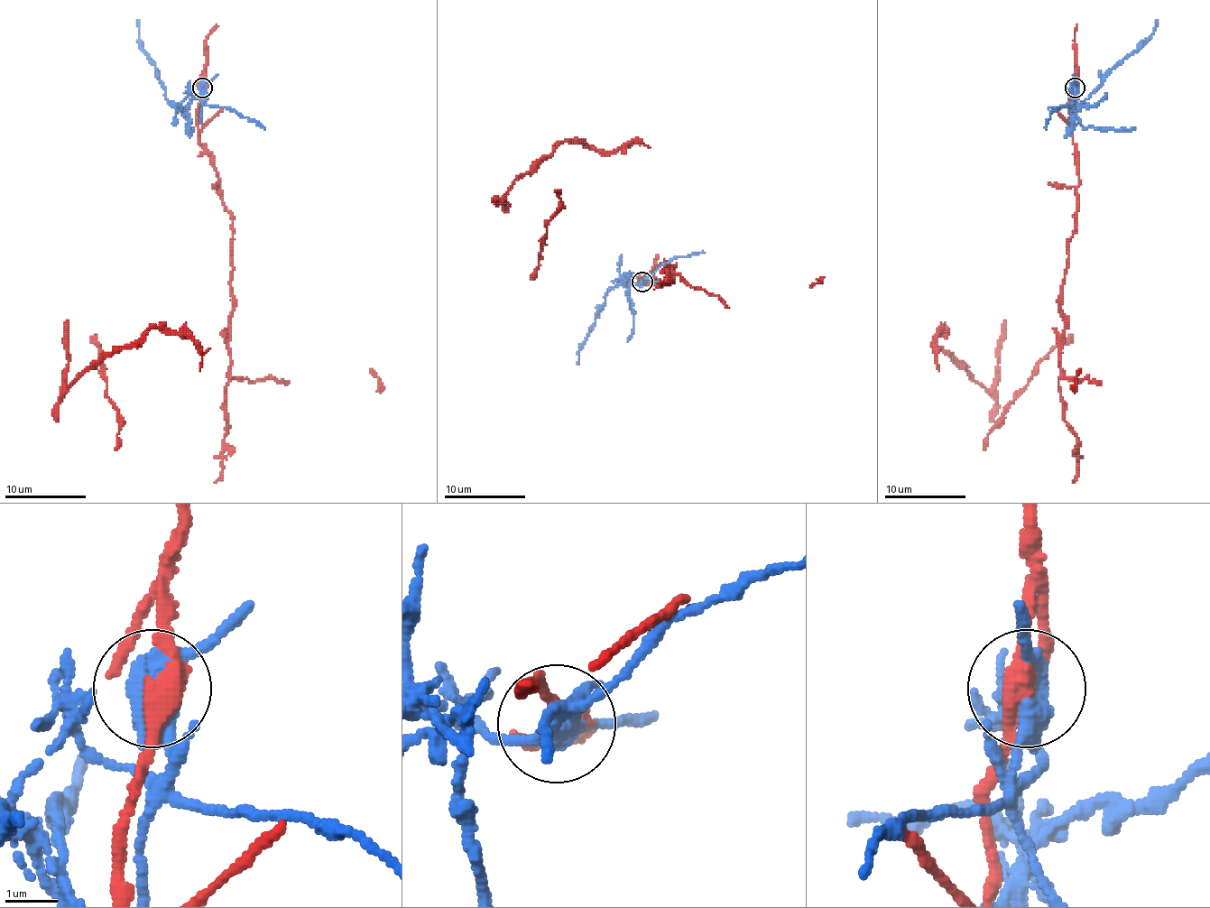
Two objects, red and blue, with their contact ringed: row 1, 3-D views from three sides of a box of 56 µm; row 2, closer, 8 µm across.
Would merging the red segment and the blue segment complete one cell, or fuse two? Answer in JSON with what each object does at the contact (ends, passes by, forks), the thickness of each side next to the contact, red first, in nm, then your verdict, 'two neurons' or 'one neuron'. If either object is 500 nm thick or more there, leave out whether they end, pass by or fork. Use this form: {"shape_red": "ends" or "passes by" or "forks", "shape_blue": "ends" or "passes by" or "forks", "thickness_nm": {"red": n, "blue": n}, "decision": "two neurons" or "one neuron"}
{"shape_red": "passes by", "shape_blue": "passes by", "thickness_nm": {"red": 400, "blue": 480}, "decision": "two neurons"}

